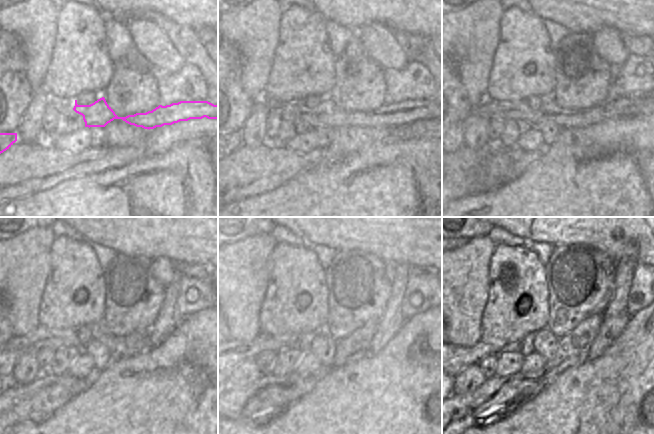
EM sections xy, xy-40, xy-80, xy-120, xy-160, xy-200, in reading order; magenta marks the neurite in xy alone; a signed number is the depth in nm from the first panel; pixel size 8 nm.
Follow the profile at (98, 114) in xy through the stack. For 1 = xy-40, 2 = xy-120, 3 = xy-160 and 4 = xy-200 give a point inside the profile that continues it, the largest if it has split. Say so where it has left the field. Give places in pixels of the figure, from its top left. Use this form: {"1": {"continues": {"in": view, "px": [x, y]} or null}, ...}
{"1": {"continues": {"in": "xy-40", "px": [326, 114]}}, "2": {"continues": {"in": "xy-120", "px": [42, 337]}}, "3": {"continues": {"in": "xy-160", "px": [238, 351]}}, "4": {"continues": {"in": "xy-200", "px": [462, 357]}}}

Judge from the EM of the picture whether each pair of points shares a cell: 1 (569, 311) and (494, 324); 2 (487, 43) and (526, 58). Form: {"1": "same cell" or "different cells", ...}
{"1": "different cells", "2": "different cells"}

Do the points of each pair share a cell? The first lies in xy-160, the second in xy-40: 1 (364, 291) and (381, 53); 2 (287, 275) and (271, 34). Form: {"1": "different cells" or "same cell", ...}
{"1": "different cells", "2": "different cells"}

